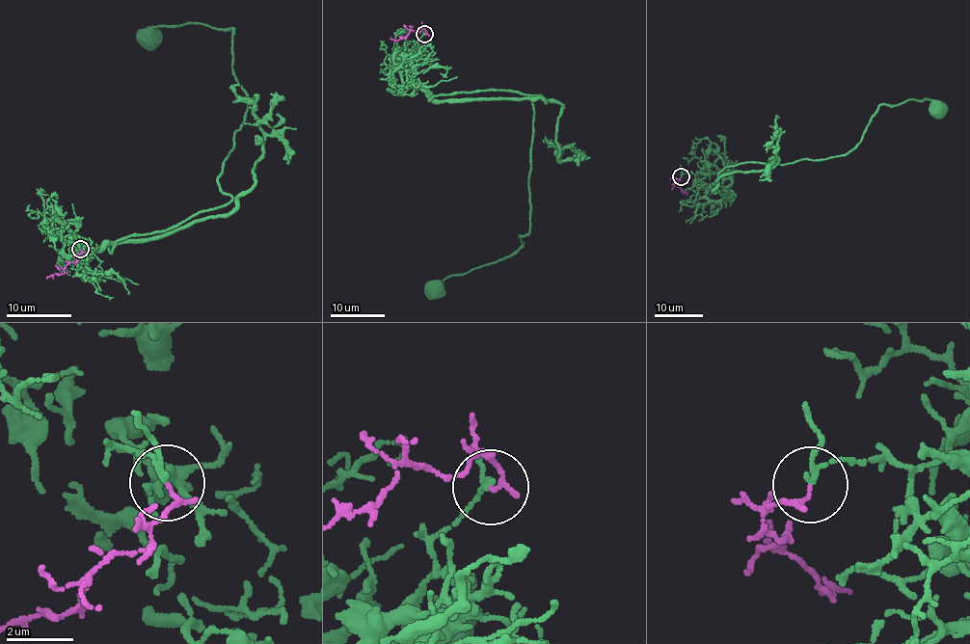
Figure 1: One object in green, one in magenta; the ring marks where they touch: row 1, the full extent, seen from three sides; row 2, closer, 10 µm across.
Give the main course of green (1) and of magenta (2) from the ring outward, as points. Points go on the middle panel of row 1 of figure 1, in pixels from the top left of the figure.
1: (424, 34), (407, 75), (430, 97), (546, 100), (532, 104), (531, 228), (522, 246), (436, 288)
2: (424, 34), (426, 32), (422, 29), (417, 32), (412, 30), (401, 39), (390, 38)

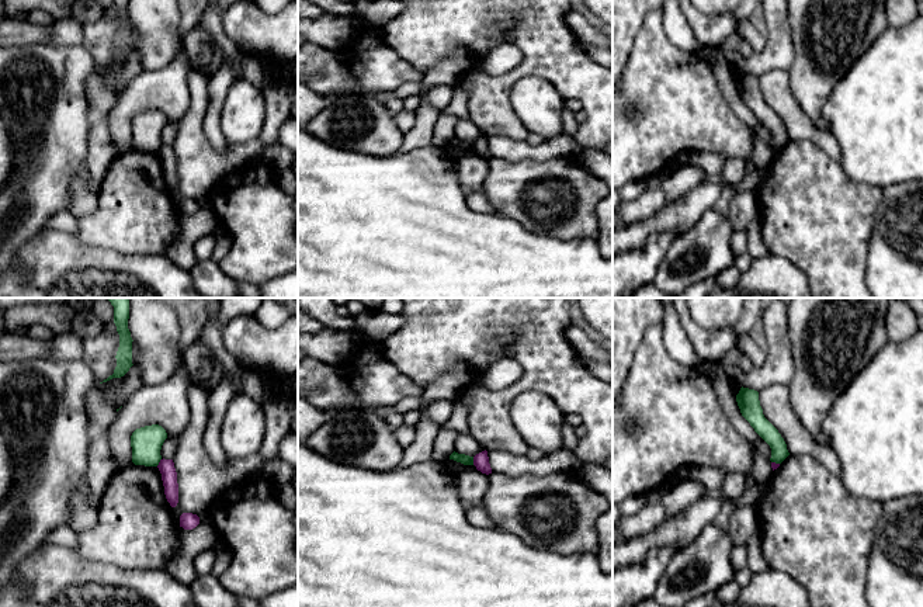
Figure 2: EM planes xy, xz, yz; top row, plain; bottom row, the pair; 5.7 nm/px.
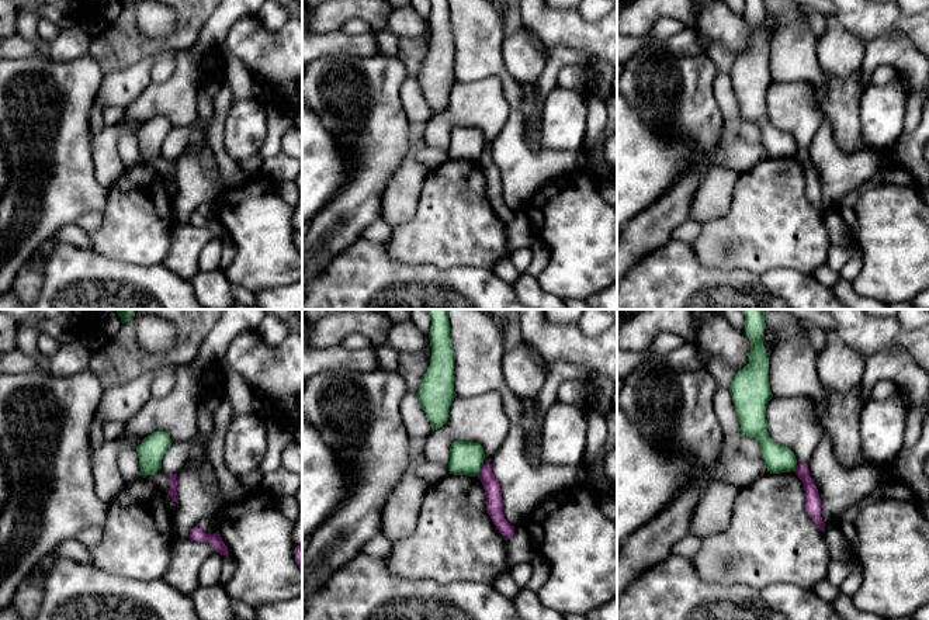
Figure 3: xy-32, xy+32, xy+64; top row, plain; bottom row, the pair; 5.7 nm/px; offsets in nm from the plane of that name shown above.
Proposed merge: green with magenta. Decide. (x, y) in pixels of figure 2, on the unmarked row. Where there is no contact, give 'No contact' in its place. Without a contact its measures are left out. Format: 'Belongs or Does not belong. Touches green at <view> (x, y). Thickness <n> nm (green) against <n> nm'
Does not belong. Touches green at xz (472, 146). Thickness 60 nm (green) against 90 nm

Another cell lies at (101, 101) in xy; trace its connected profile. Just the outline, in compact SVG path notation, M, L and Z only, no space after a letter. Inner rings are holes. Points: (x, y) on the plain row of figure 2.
M98 72L87 77L87 103L97 117L107 117L117 101L118 97L105 89Z

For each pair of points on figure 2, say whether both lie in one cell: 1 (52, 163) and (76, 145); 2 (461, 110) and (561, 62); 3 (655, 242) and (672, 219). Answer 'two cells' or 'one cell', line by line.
1: one cell
2: two cells
3: two cells

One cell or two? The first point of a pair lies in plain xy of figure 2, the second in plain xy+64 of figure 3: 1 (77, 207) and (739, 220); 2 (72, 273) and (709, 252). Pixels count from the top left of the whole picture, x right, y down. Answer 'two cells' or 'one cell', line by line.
1: two cells
2: two cells

